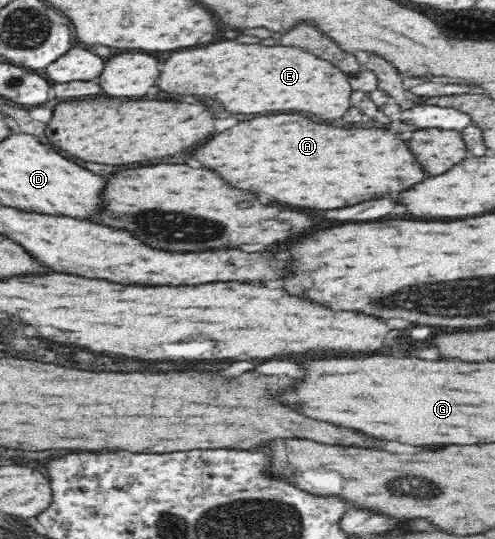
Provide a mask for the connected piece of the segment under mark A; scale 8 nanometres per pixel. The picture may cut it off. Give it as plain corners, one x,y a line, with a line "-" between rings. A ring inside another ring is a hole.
271,114
239,122
237,126
215,134
193,152
193,158
207,170
217,172
231,188
243,188
253,192
257,198
263,196
267,202
279,202
295,208
331,210
353,206
361,200
365,202
383,194
401,192
425,180
425,174
409,152
405,138
404,134
391,134
381,128
333,128
327,124
315,124
297,114

